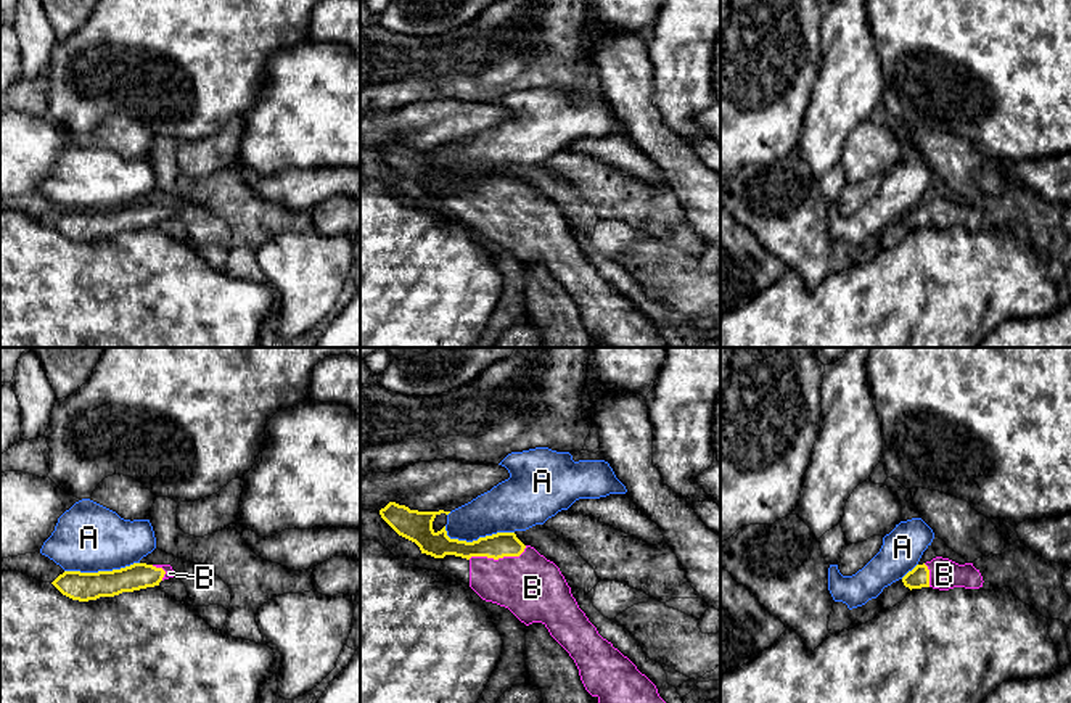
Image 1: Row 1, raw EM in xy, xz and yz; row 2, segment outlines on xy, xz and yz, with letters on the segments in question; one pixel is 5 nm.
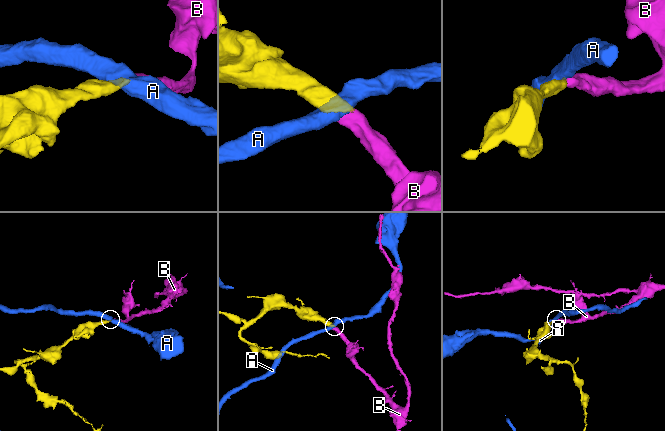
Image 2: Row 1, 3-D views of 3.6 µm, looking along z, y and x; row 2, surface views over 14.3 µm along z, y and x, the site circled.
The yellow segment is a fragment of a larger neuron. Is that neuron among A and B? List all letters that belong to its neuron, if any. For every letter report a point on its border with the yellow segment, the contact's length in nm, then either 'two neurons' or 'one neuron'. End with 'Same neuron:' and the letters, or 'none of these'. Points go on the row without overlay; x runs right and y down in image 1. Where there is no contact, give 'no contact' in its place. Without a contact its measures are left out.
A: xz (476, 180) | 360 nm | two neurons
B: xz (497, 198) | 300 nm | one neuron
Same neuron: B

